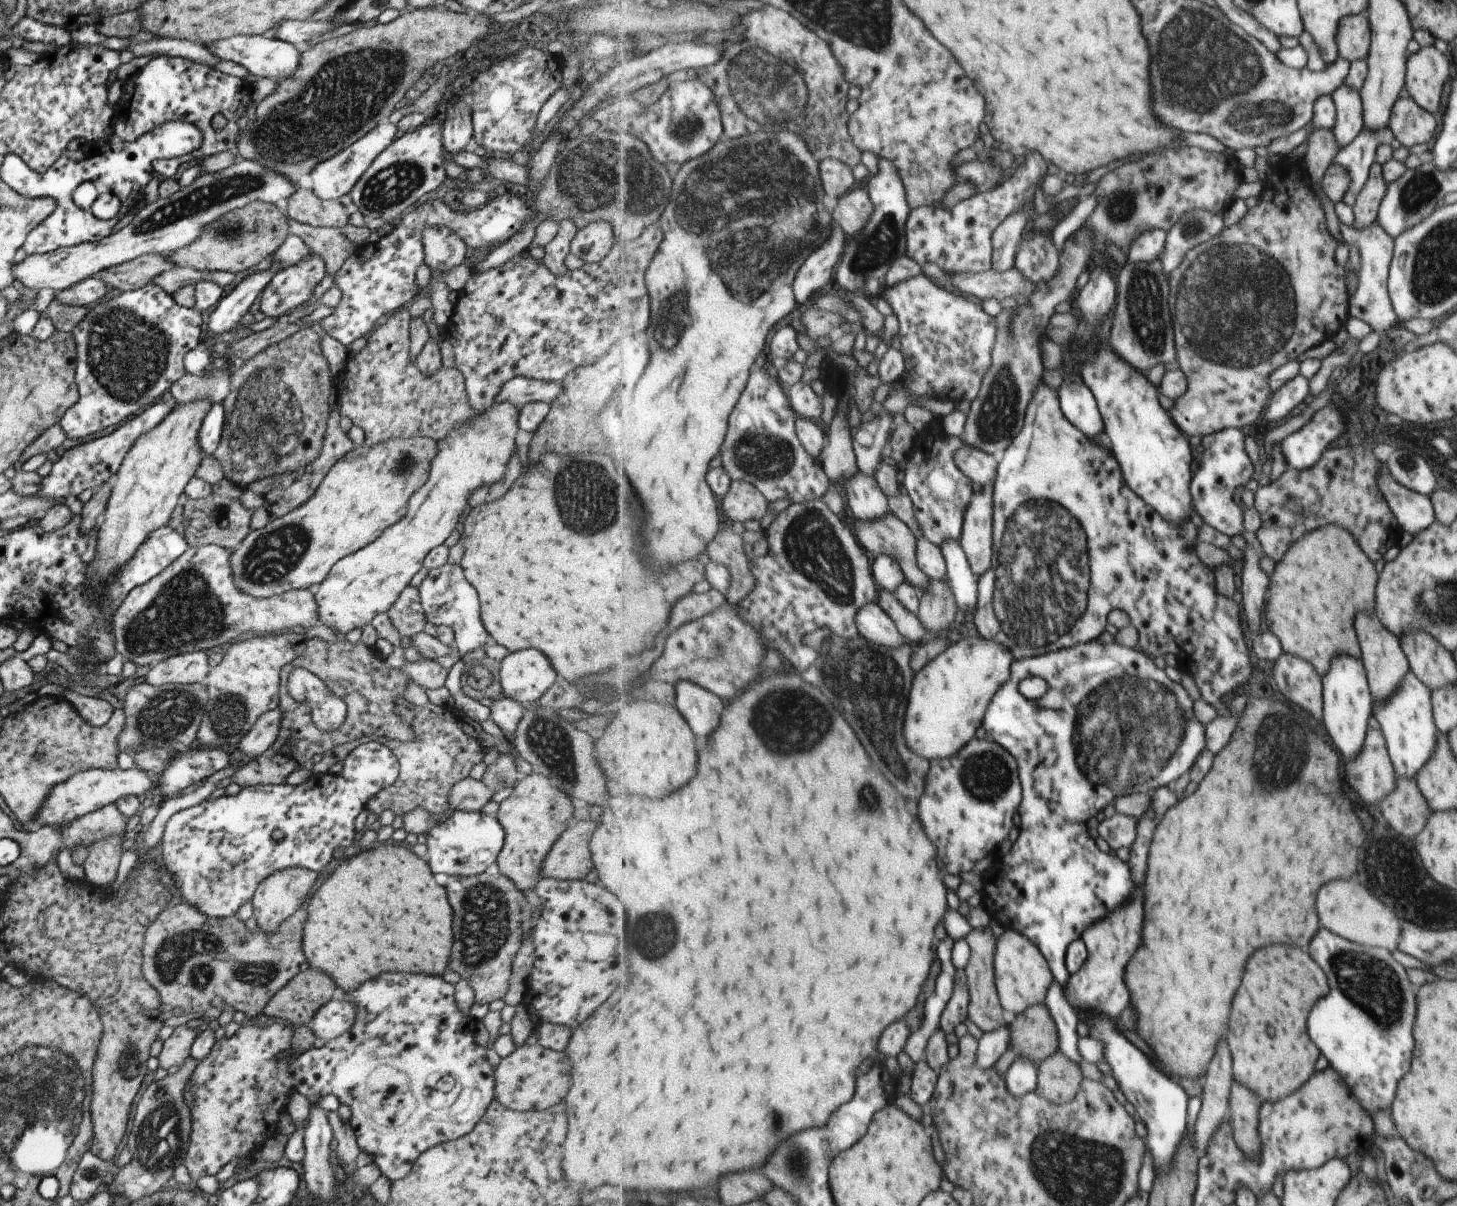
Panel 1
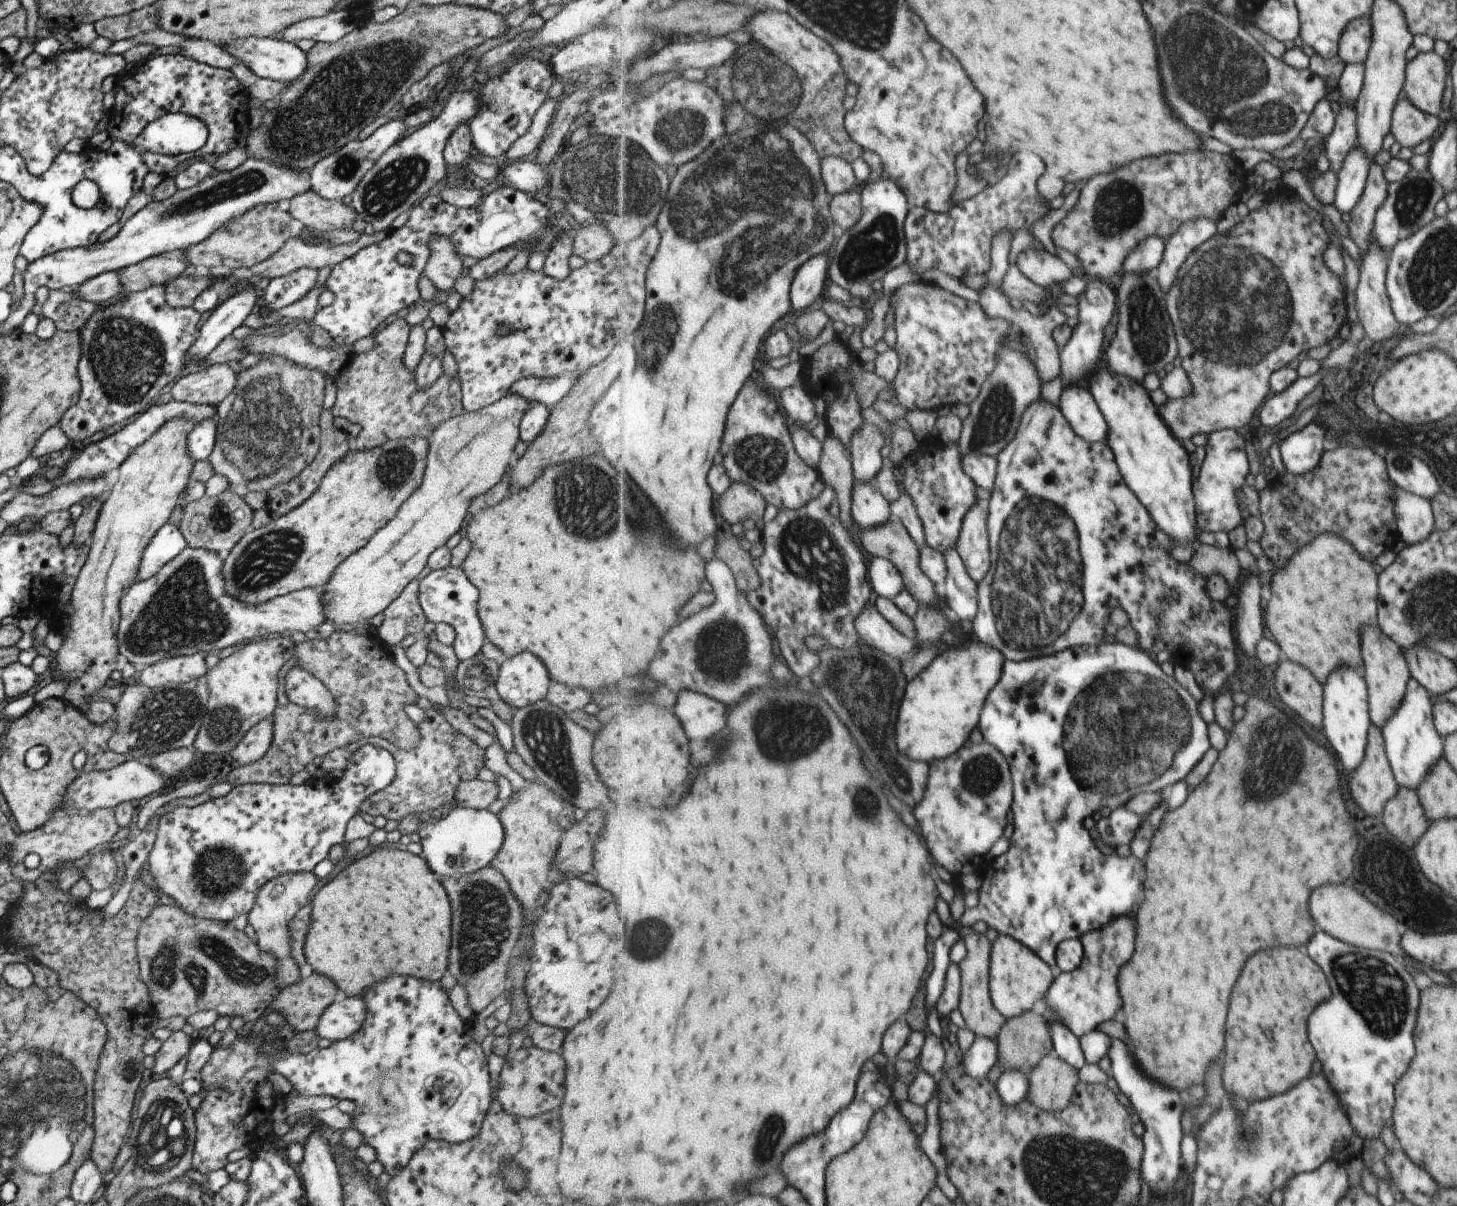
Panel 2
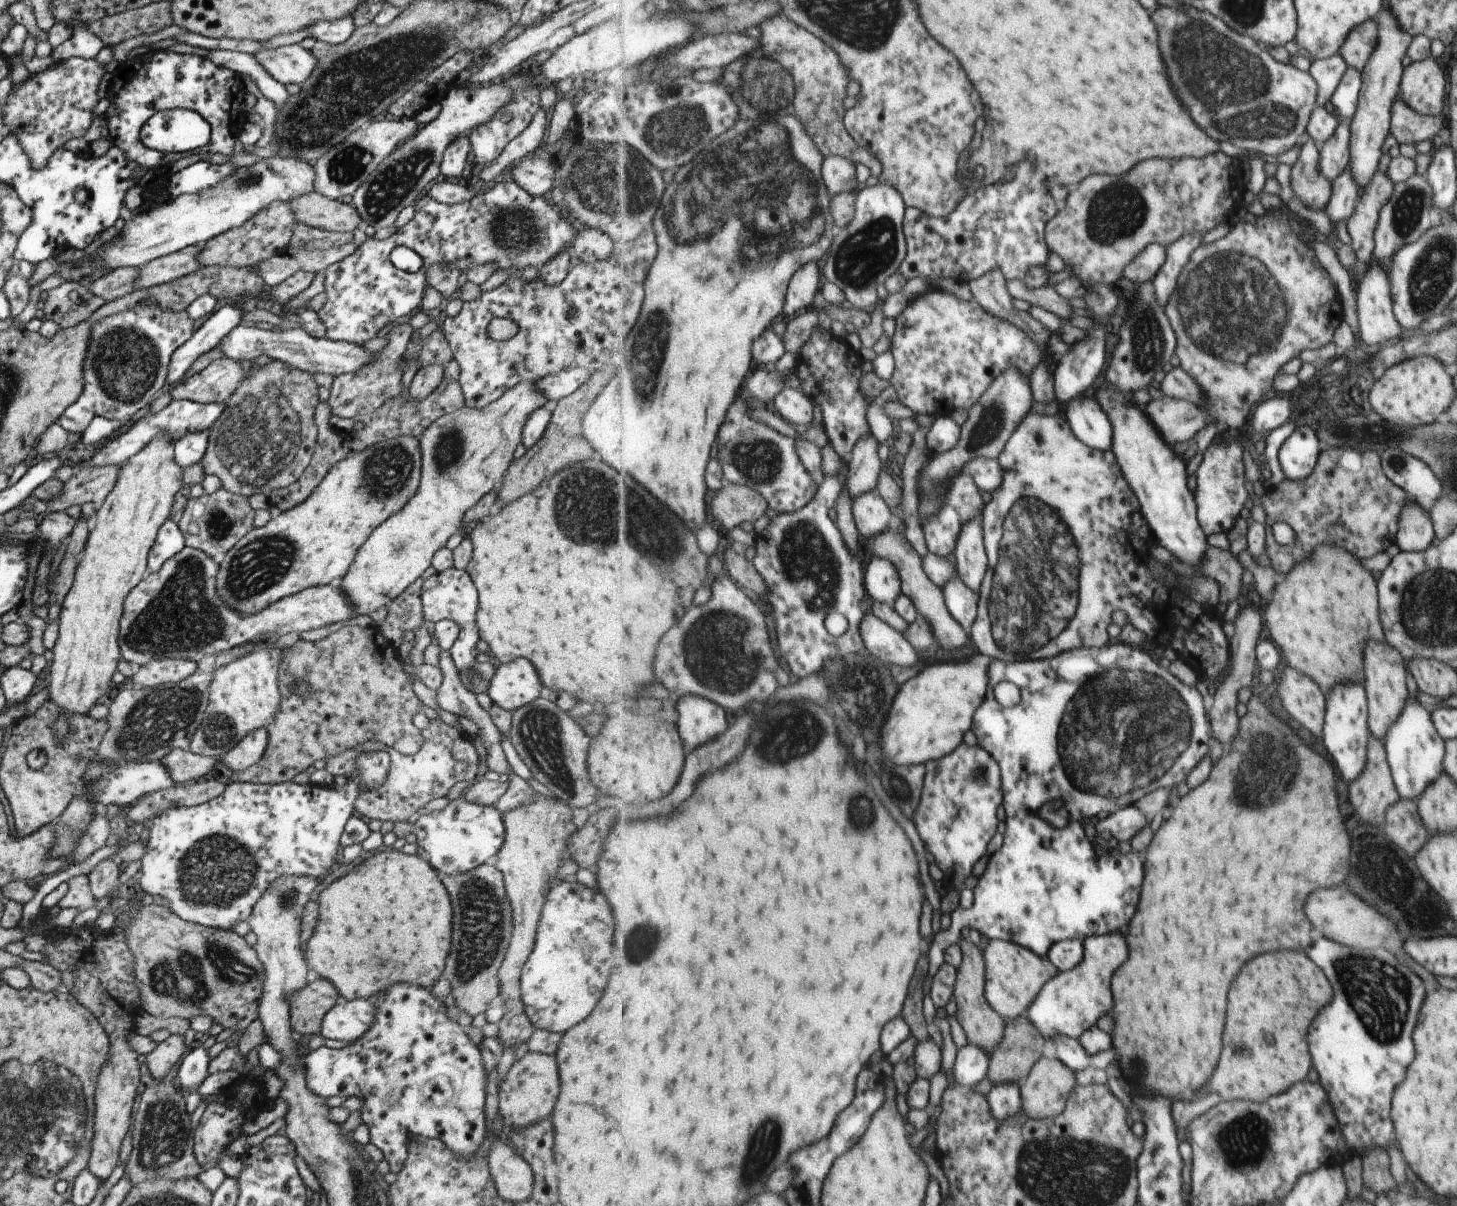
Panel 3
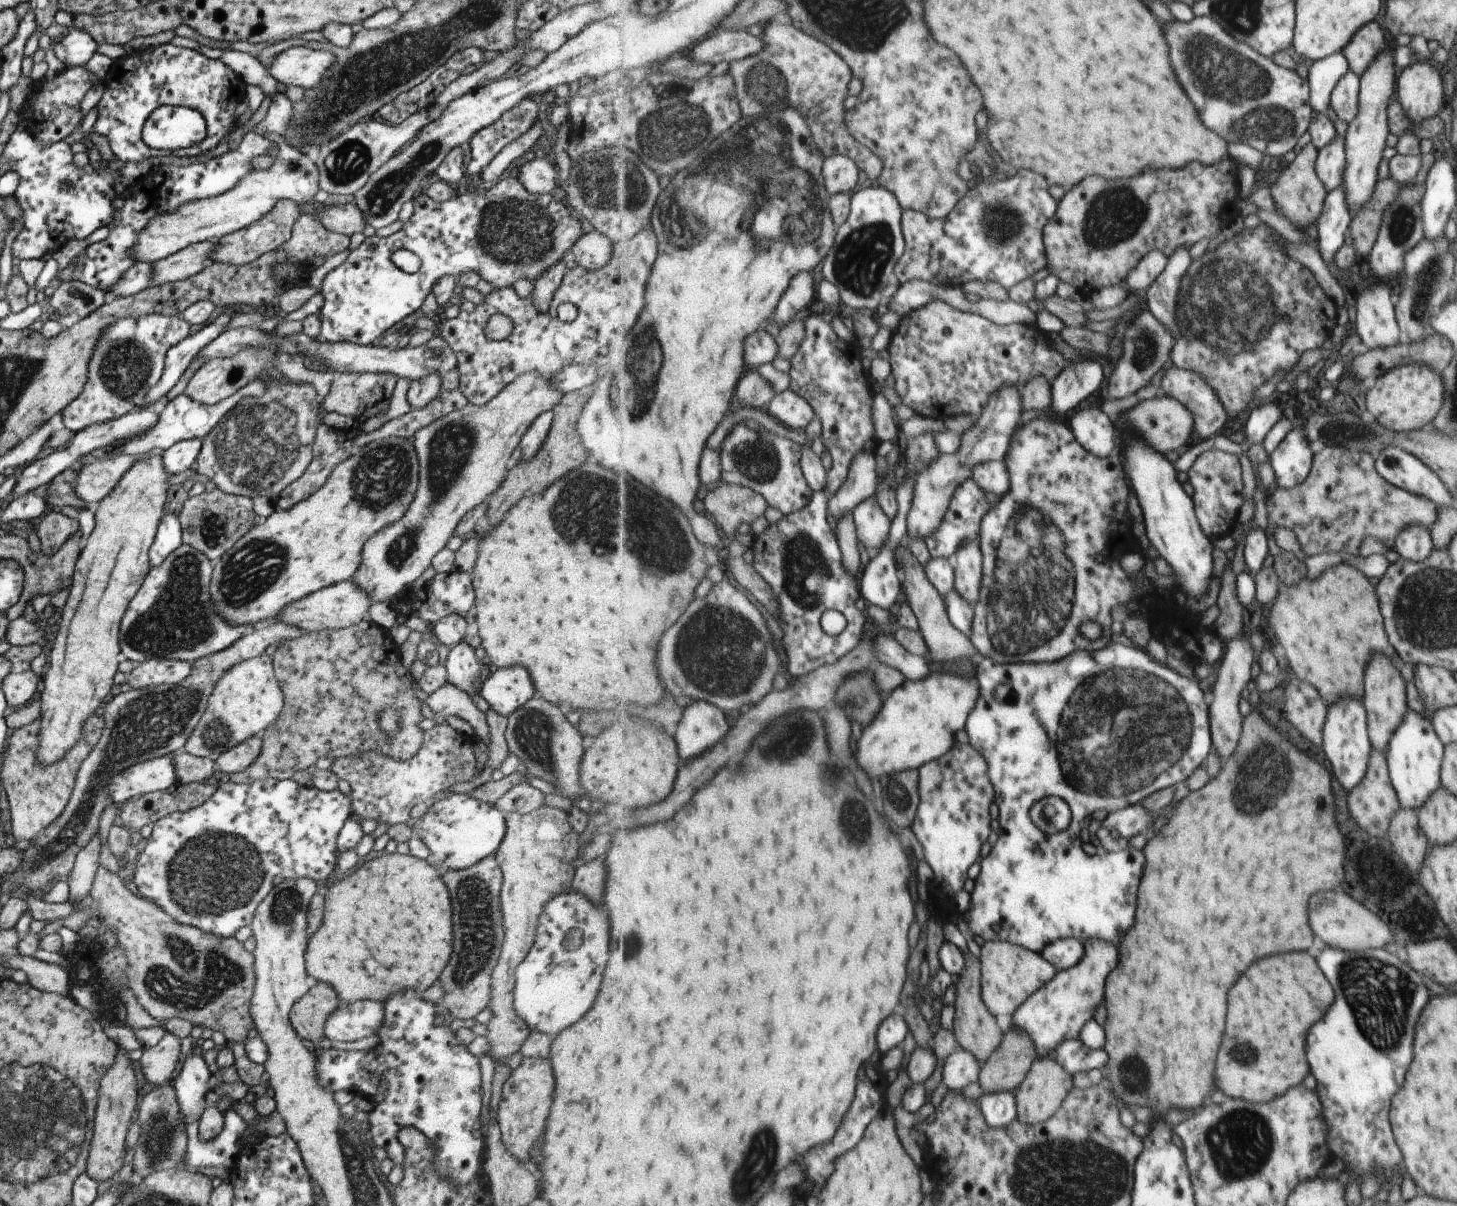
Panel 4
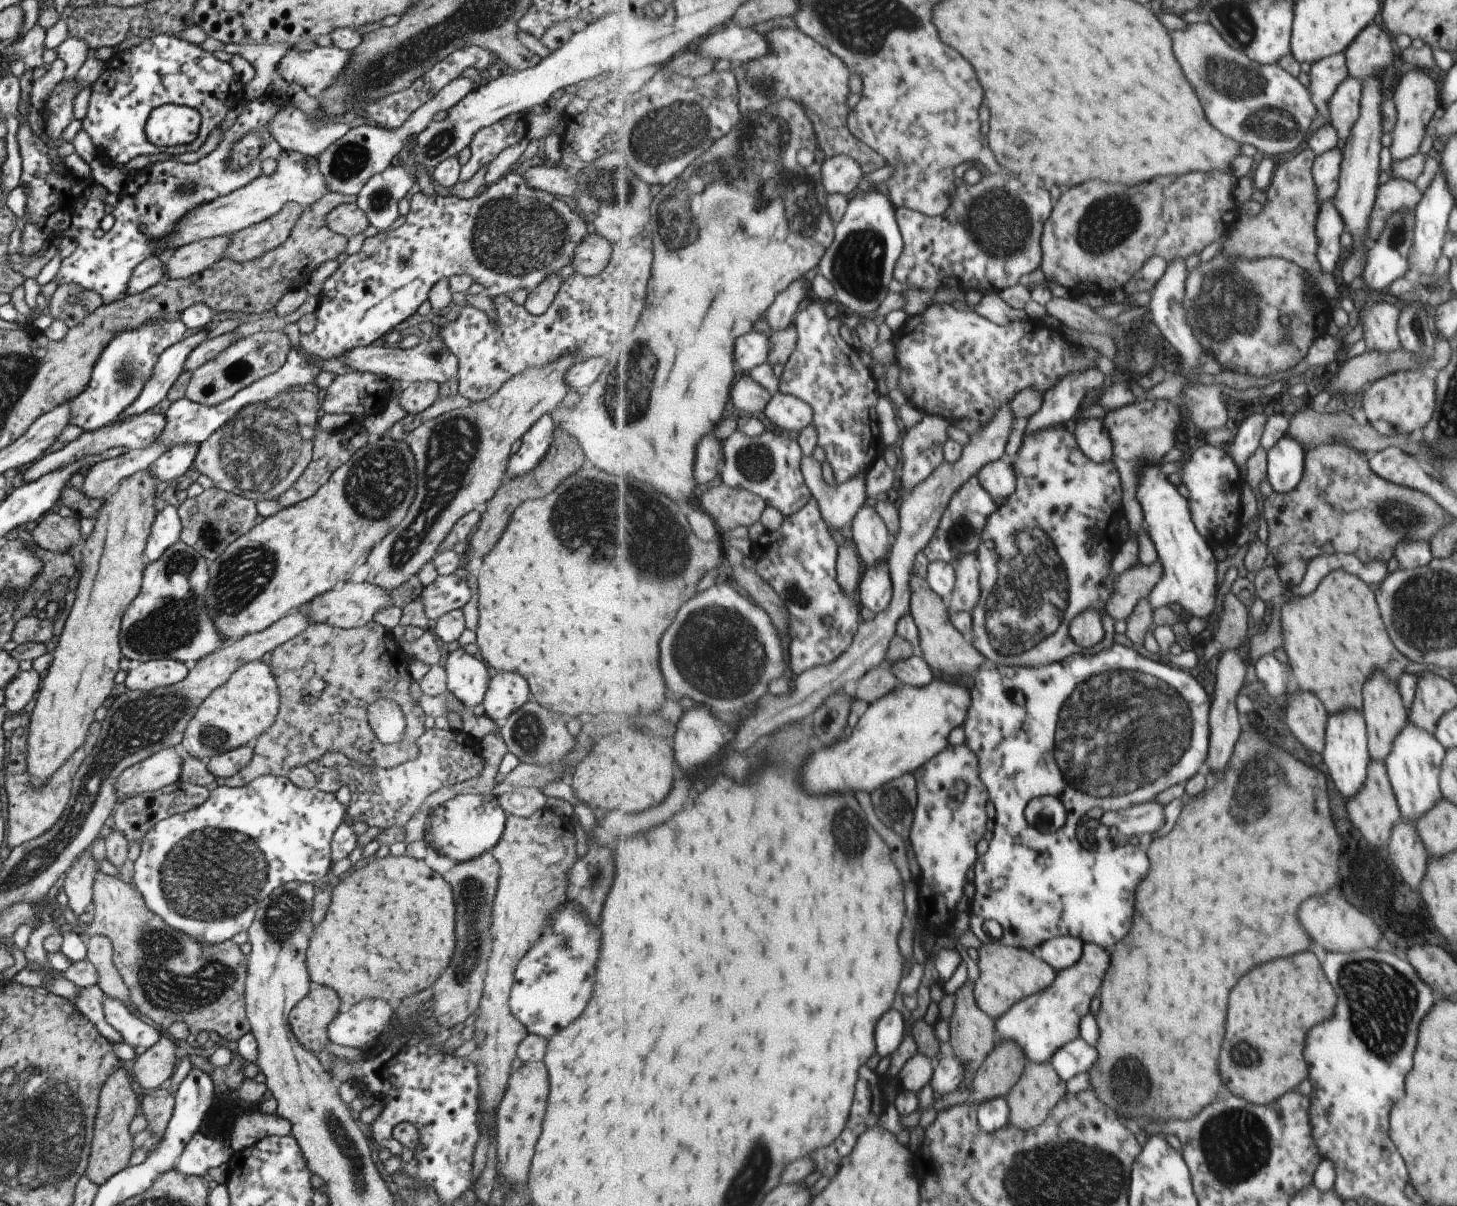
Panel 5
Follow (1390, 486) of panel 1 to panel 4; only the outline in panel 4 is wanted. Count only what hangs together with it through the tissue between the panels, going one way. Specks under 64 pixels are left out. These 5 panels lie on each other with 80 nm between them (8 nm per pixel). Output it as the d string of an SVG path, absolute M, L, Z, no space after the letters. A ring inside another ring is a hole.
M1409 525L1401 529L1396 538L1396 552L1399 557L1410 561L1423 560L1432 549L1430 529L1425 525Z

